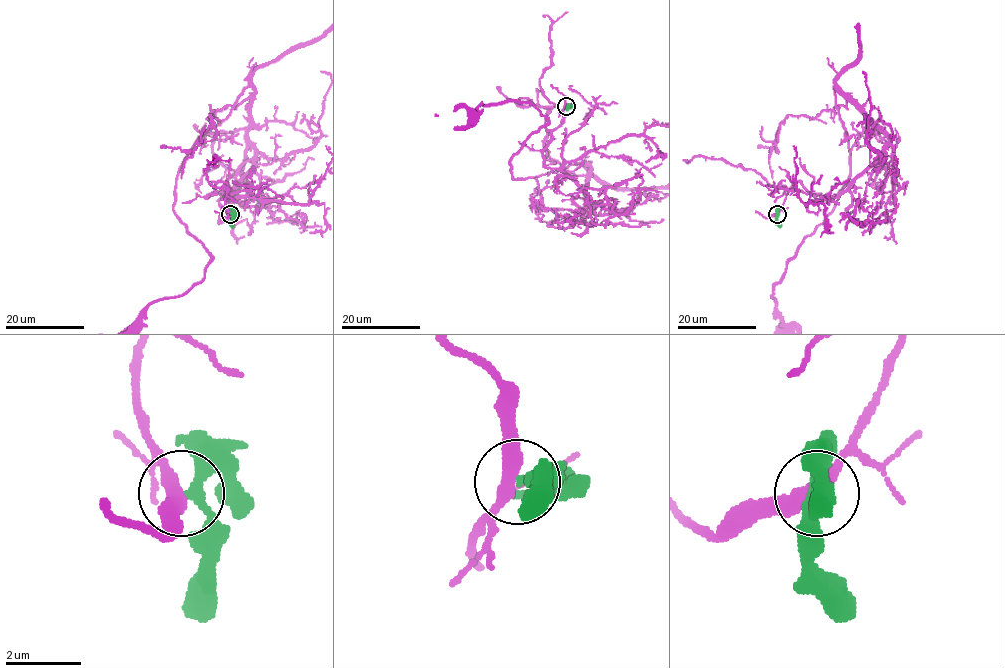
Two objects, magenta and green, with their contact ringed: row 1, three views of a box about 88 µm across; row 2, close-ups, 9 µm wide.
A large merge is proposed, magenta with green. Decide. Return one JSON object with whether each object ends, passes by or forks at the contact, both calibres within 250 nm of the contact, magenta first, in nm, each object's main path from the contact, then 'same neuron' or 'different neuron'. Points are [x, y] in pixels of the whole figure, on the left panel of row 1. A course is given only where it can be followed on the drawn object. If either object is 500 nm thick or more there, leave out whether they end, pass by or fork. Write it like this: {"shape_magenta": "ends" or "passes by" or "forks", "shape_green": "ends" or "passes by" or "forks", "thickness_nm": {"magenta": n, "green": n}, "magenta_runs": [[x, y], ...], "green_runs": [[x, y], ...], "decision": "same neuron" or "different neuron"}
{"shape_magenta": "passes by", "shape_green": "passes by", "thickness_nm": {"magenta": 400, "green": 240}, "magenta_runs": [[229, 213], [223, 182], [207, 198], [251, 168], [251, 87], [175, 183], [205, 277]], "green_runs": [[229, 213], [231, 227]], "decision": "different neuron"}

